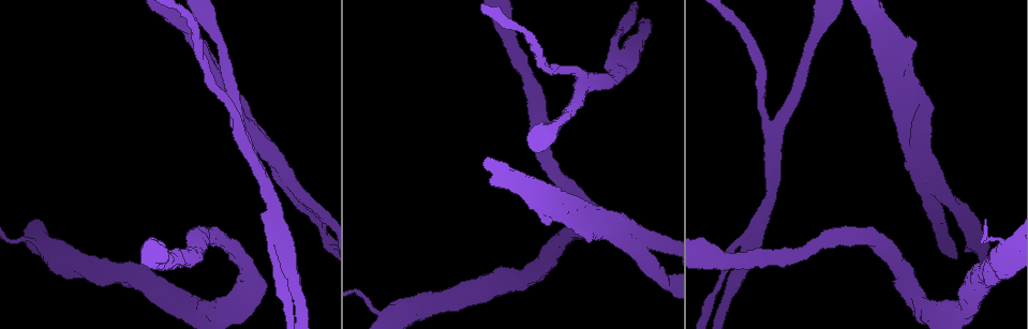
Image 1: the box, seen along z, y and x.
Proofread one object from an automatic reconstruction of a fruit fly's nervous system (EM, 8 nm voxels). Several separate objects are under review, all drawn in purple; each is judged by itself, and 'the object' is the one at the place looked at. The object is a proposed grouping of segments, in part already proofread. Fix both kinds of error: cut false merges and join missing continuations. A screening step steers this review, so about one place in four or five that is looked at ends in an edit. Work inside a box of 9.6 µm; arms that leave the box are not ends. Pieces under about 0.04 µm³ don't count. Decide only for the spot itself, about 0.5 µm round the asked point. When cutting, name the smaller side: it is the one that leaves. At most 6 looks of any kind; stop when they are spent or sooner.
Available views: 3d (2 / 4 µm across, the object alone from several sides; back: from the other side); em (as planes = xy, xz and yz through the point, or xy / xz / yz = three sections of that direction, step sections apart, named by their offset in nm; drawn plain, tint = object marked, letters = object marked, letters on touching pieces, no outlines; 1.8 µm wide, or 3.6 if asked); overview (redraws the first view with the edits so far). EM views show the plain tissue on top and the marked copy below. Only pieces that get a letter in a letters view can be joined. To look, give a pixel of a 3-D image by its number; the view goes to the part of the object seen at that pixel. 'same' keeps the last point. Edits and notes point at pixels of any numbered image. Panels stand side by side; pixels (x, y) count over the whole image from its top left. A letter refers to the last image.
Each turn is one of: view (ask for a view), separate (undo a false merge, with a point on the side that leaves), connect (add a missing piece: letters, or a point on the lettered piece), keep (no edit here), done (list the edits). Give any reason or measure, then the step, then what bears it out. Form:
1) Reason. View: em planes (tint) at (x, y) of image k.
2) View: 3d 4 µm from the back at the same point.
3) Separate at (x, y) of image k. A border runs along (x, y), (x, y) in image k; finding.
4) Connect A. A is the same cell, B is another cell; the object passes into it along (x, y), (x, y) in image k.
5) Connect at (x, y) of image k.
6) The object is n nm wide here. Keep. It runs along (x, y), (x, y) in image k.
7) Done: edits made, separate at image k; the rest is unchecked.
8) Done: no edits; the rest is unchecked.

A fork. View: 3d 2 µm at (939, 189) of image 1.

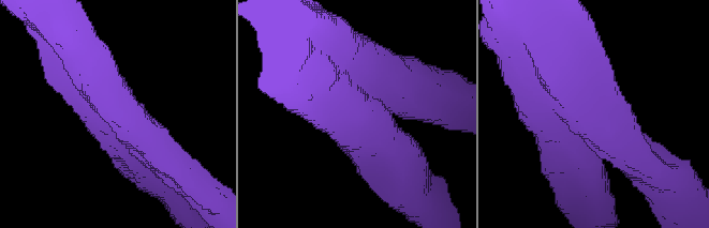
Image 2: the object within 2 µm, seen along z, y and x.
3 arms meet here; the arms are 280, 360, 440 nm wide. View: em planes (letters) at (351, 114) of image 2.

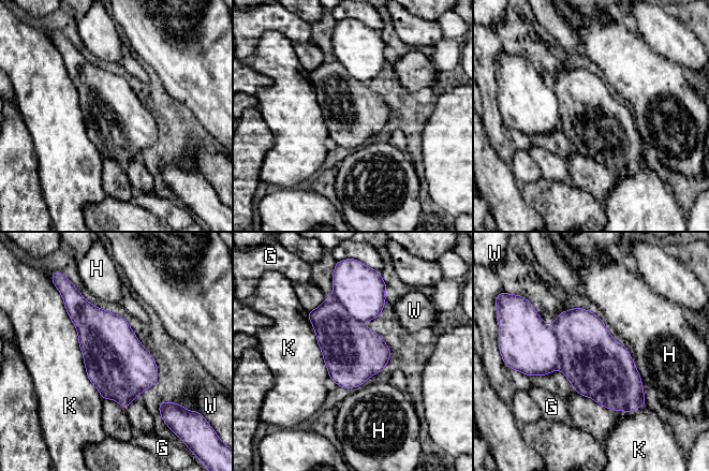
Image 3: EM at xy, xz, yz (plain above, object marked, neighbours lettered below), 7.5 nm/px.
The object is 440 nm wide here; the longest contact is with K, 800 nm. Keep. G, H, K and W are other cells; one neuron here.

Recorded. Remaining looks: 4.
Side arm on a straight run. View: 3d 2 µm at (897, 61) of image 1.

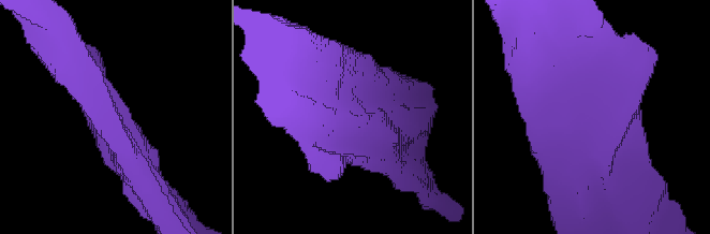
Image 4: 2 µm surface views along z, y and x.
View: em planes (letters) at (582, 117) of image 4.

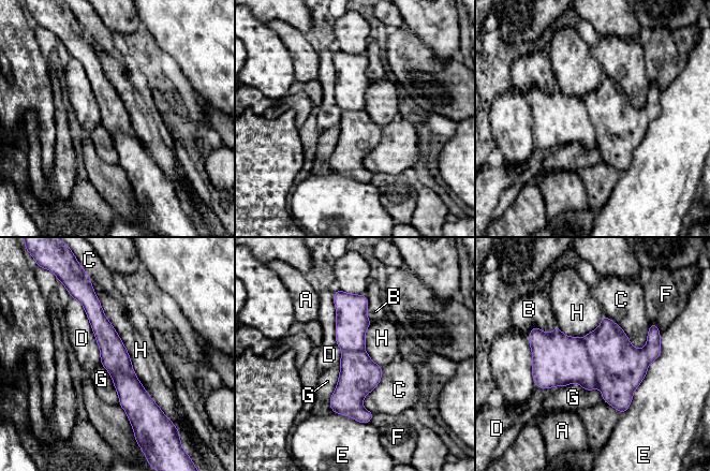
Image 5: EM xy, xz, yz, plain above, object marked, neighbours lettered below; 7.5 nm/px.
The longest contact is with H, 1100 nm. Keep. A, B, C, D, E, F, G and H are other cells; it runs along (92, 297), (137, 403), (137, 417) in image 5; one neuron here.

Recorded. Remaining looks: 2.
Sharp bend. View: em planes (letters) at (235, 127) of image 1.

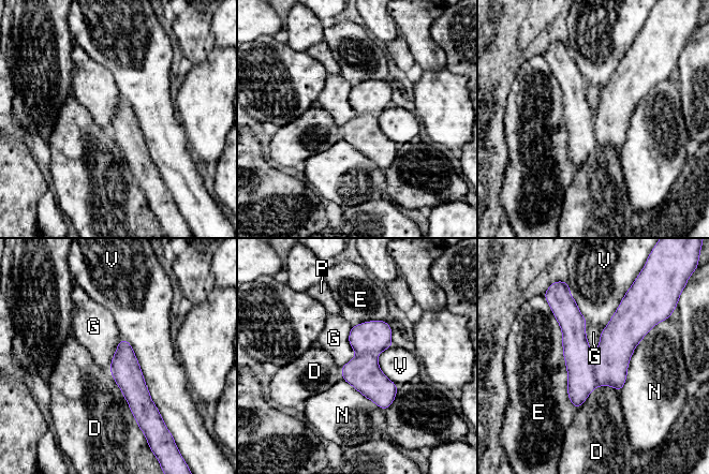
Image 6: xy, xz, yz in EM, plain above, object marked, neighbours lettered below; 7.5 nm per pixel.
Separate at (578, 356) of image 6. D, E, G, N, P and V are other cells; a border runs along (593, 357), (593, 376), (597, 384) in image 6; a second neuron is stuck on.

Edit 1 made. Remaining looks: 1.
Done: edits made, separate at image 6; the rest is unchecked.

